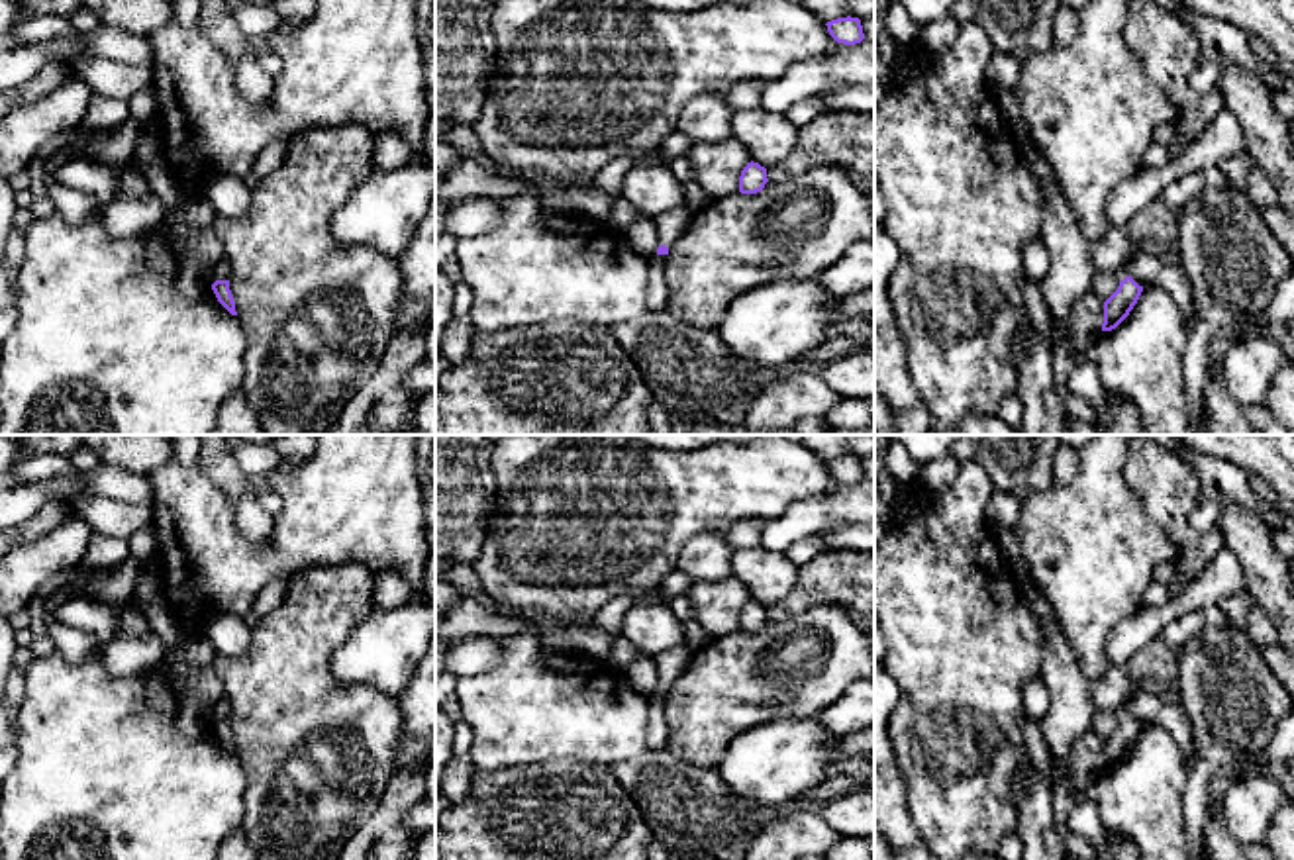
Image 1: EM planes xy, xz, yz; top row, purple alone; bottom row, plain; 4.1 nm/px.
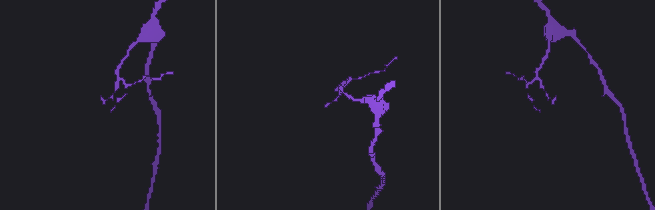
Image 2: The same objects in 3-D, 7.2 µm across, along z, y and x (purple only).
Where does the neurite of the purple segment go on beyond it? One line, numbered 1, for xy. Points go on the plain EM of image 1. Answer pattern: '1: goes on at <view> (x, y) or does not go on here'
1: does not go on here

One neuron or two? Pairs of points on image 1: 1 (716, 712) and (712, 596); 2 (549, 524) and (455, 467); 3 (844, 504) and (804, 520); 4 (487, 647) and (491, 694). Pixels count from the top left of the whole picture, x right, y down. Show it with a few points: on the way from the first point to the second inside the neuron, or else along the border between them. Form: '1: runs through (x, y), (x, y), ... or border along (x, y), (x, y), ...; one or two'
1: border along (738, 629), (710, 639); two
2: border along (493, 455), (495, 512), (485, 535); two
3: runs through (834, 510), (814, 516); one
4: border along (498, 639), (500, 657), (489, 668), (459, 680); two

